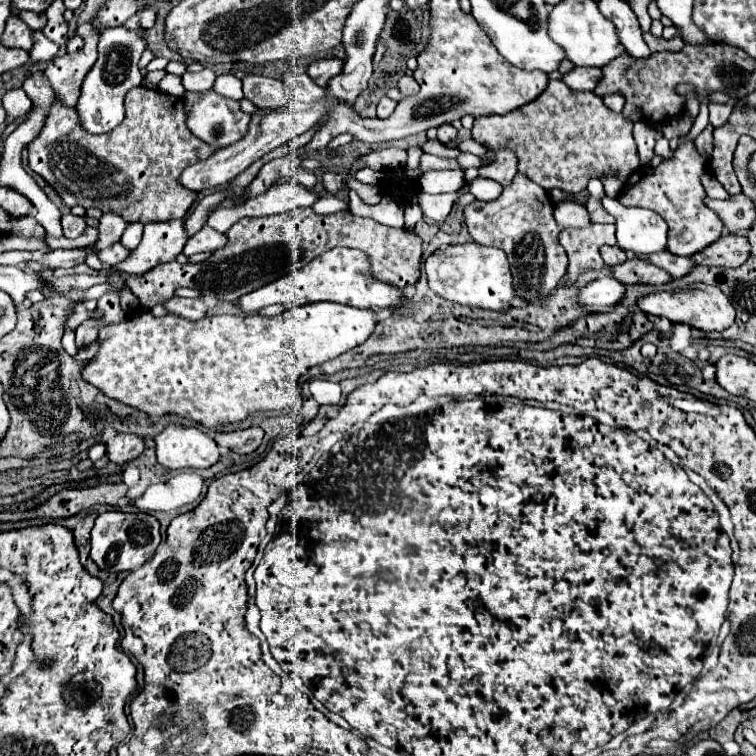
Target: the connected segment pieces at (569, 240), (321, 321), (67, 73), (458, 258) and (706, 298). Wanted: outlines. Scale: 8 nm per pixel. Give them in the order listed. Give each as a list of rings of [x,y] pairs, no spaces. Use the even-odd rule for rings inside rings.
[[[591,223],[581,229],[563,229],[559,233],[559,243],[565,247],[569,257],[565,285],[573,285],[581,273],[589,269],[603,269],[599,249],[603,245],[617,245],[615,225]]]
[[[311,303],[289,307],[275,317],[261,315],[211,315],[201,321],[189,321],[177,315],[155,317],[147,309],[129,311],[121,323],[109,323],[99,329],[99,351],[85,365],[83,379],[103,391],[103,395],[147,413],[149,423],[163,415],[187,417],[209,429],[245,421],[251,413],[281,411],[293,405],[299,393],[299,377],[307,369],[321,365],[361,345],[375,329],[375,313],[339,303]]]
[[[83,23],[77,28],[77,35],[84,39],[85,45],[77,53],[67,53],[63,57],[55,57],[51,65],[45,67],[45,75],[49,77],[55,91],[65,89],[79,95],[85,73],[97,61],[97,45],[99,32],[93,32],[91,23]]]
[[[465,243],[465,245],[449,245],[445,249],[437,249],[433,255],[427,257],[425,271],[429,277],[429,287],[443,299],[469,307],[493,309],[493,311],[501,311],[513,305],[515,299],[513,277],[505,253],[497,247]]]
[[[705,283],[693,285],[693,287],[685,289],[685,293],[683,291],[653,293],[653,295],[641,297],[637,305],[647,315],[667,317],[671,323],[685,323],[685,325],[689,325],[693,329],[701,329],[701,331],[725,331],[735,321],[735,307],[731,305],[731,301],[723,295],[723,291],[719,291],[719,287],[705,285]]]

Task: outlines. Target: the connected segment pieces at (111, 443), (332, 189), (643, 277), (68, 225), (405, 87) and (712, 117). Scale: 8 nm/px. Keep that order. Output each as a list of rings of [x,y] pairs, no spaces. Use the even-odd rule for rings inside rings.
[[[117,433],[107,441],[107,457],[115,465],[127,465],[133,459],[137,459],[145,449],[143,439],[129,433]]]
[[[323,173],[323,187],[327,189],[327,193],[335,195],[343,187],[341,177],[337,173]]]
[[[633,257],[627,259],[623,265],[617,267],[607,267],[613,271],[613,275],[625,283],[625,285],[663,285],[671,281],[671,275],[667,271],[663,271],[661,267],[655,267],[653,263],[649,263],[647,259],[641,257]]]
[[[61,213],[61,227],[63,227],[63,235],[67,239],[75,239],[85,231],[85,219],[77,217],[73,213]]]
[[[403,75],[403,77],[399,79],[397,89],[401,91],[401,95],[403,95],[403,97],[409,97],[409,95],[419,93],[419,85],[417,85],[417,83],[415,83],[415,79],[413,79],[413,77],[409,77],[409,75]]]
[[[727,101],[727,103],[709,103],[709,121],[713,127],[721,127],[727,117],[731,115],[735,103],[733,101]]]

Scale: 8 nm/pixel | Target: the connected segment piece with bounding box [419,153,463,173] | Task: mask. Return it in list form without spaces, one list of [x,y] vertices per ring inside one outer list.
[[[423,155],[421,157],[421,165],[419,169],[425,173],[425,171],[441,171],[441,169],[463,169],[459,165],[457,159],[445,159],[445,157],[435,157],[435,155]]]

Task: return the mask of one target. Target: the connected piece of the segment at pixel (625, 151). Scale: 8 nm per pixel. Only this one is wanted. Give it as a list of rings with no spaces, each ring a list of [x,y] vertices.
[[[549,79],[547,89],[535,101],[507,115],[475,119],[473,139],[493,151],[513,149],[519,159],[519,173],[543,189],[559,187],[567,193],[579,193],[591,177],[599,179],[605,171],[619,171],[619,179],[627,181],[639,169],[631,131],[633,123],[605,107],[599,95],[573,91],[563,81]]]

